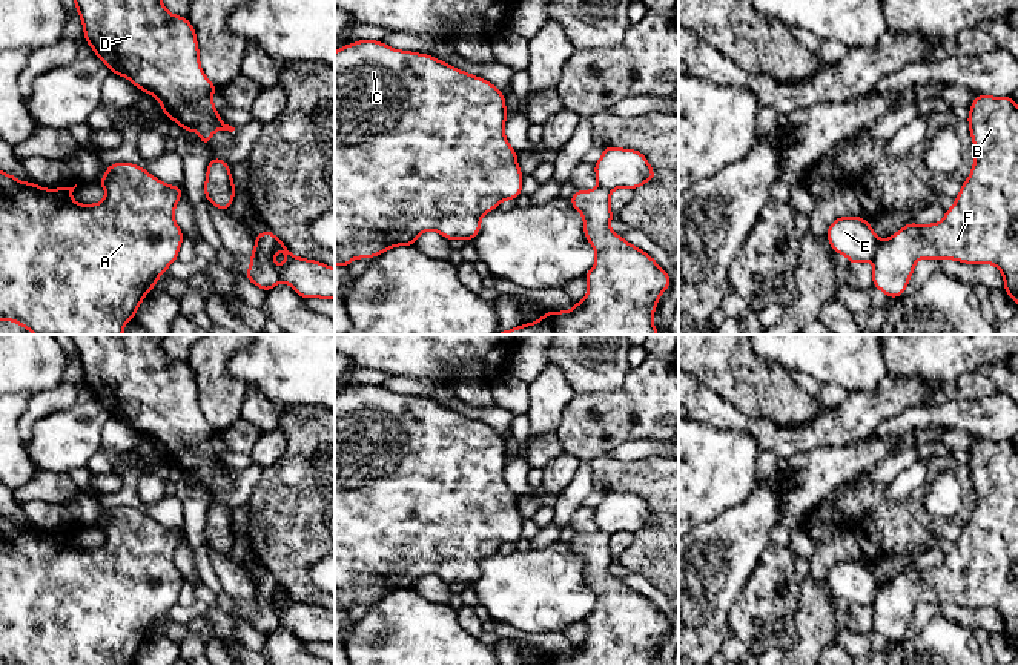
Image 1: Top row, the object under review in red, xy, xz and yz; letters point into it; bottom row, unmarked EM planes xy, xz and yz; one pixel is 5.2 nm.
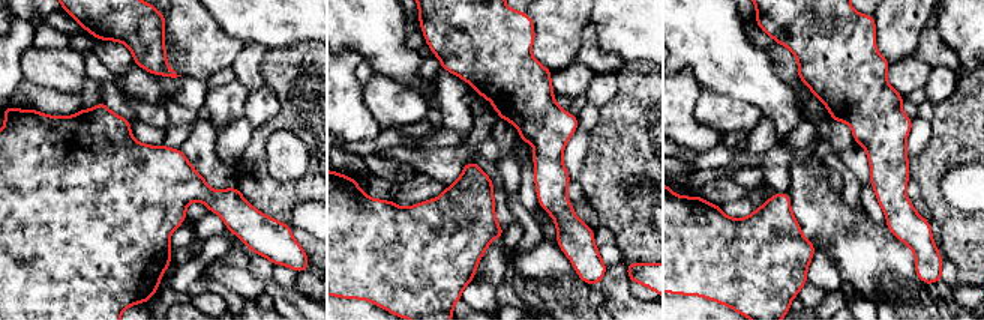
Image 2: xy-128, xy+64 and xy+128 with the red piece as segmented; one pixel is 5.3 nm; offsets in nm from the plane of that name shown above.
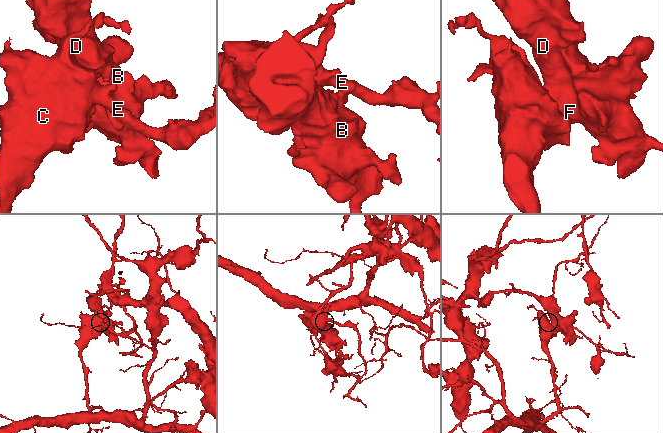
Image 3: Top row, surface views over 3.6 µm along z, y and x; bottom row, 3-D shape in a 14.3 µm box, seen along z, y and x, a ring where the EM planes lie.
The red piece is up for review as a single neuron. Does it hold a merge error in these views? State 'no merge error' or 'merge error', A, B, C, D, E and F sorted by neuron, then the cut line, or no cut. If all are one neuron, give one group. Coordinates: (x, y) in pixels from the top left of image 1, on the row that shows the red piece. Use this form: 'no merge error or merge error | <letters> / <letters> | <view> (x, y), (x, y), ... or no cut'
no merge error | A B C D E F | no cut

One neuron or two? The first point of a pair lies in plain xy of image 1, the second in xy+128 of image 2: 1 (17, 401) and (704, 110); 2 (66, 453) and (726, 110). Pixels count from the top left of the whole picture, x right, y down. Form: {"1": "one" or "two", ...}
{"1": "two", "2": "one"}

